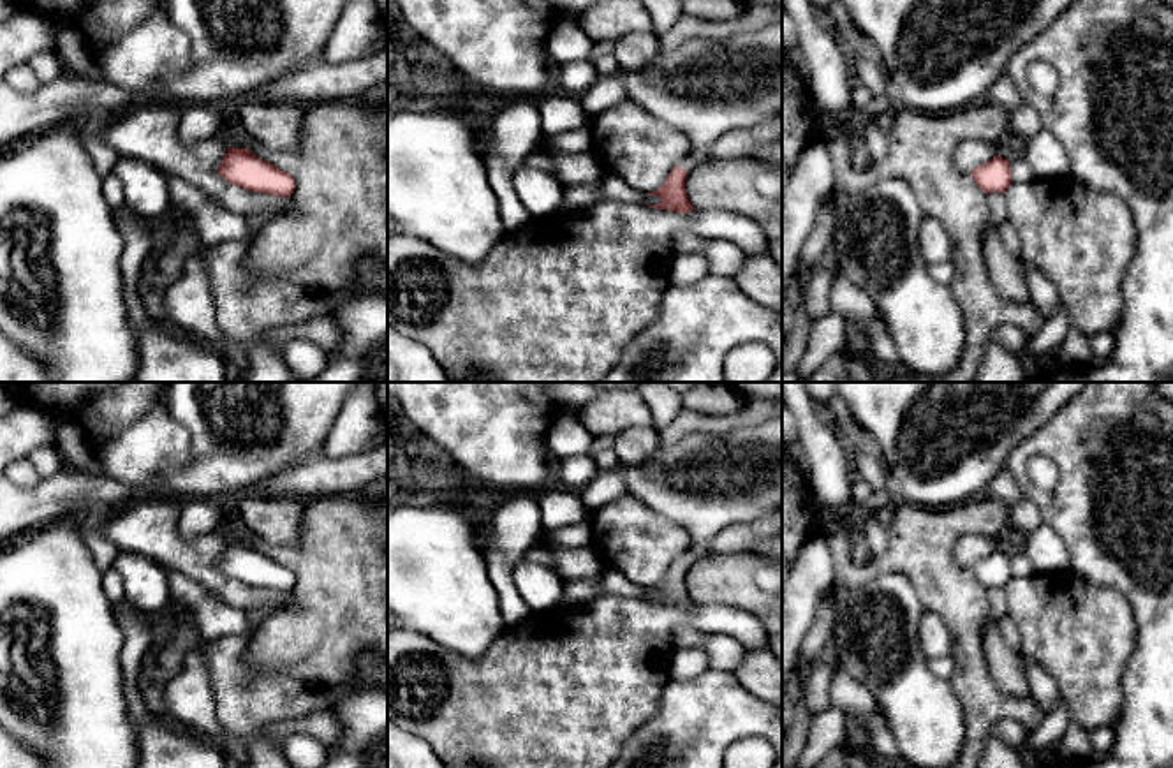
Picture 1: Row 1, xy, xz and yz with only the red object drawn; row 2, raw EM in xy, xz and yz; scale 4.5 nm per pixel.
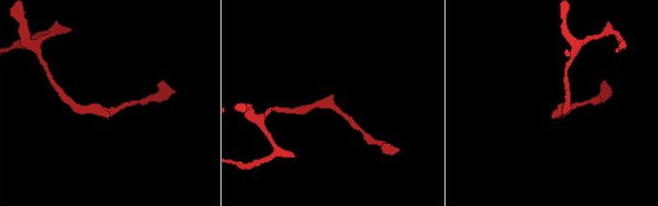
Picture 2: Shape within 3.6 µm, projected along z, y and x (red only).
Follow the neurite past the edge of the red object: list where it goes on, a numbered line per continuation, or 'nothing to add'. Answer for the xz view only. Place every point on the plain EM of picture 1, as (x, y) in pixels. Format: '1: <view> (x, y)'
1: xz (705, 481)

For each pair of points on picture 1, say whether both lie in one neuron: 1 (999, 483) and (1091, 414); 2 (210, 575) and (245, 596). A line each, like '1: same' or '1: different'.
1: different
2: same

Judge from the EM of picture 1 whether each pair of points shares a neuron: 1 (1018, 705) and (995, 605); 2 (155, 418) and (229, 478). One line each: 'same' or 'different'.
1: different
2: different

